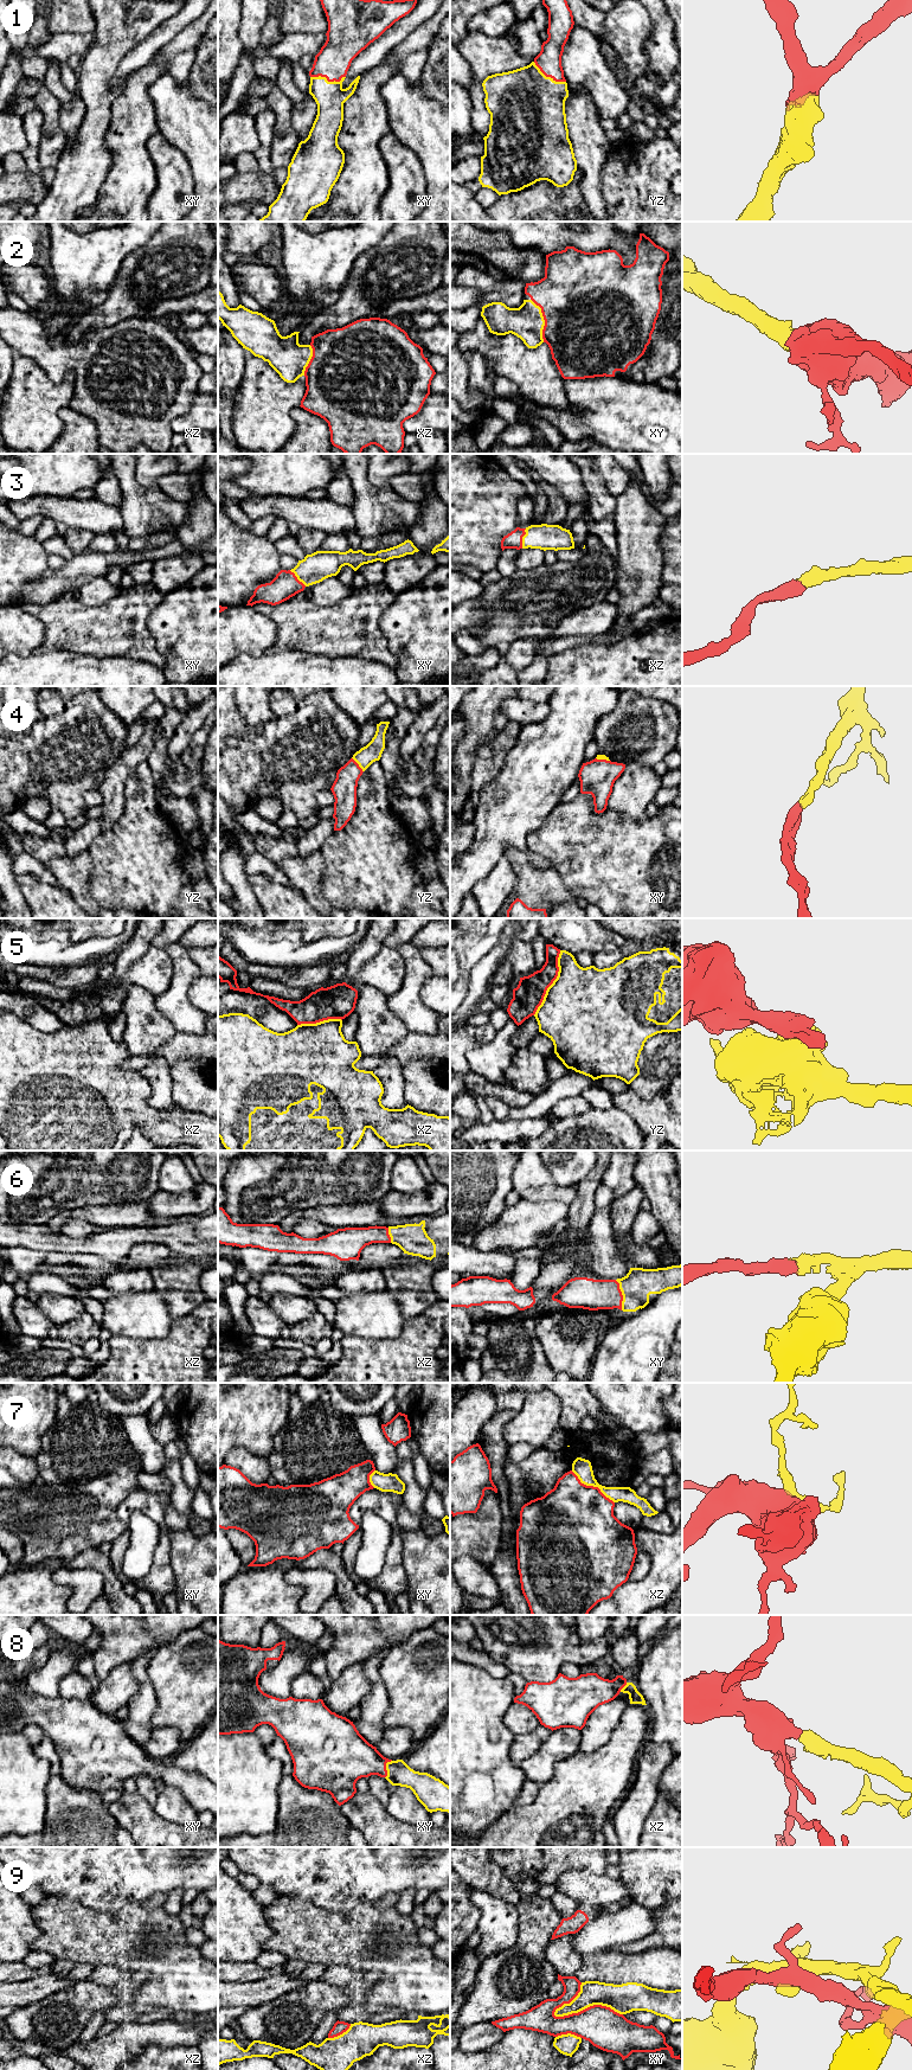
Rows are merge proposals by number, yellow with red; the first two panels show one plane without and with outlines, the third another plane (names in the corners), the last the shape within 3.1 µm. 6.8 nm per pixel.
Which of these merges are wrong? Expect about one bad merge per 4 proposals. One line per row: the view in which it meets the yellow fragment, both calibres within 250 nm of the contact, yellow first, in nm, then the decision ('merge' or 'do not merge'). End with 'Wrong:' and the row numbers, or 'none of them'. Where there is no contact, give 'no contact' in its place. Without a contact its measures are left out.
1: contact in xy; calibres 200 and 240 nm; merge
2: contact in xy; calibres 220 and 500 nm; merge
3: contact in xz; calibres 180 and 110 nm; merge
4: contact in yz; calibres 120 and 160 nm; merge
5: contact in yz; calibres 500 and 200 nm; do not merge
6: contact in xy; calibres 200 and 220 nm; merge
7: contact in xz; calibres 120 and 460 nm; do not merge
8: contact in xy; calibres 160 and 300 nm; merge
9: contact in xy; calibres 200 and 280 nm; do not merge
Wrong: 5, 7, 9

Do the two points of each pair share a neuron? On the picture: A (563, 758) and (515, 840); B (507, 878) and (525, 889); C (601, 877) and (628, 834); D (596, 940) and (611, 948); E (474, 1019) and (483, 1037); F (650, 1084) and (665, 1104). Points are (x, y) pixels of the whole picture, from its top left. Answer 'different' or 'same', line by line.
A: same
B: different
C: same
D: different
E: different
F: different

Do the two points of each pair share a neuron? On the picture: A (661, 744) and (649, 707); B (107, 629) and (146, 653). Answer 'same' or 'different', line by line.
A: same
B: same

